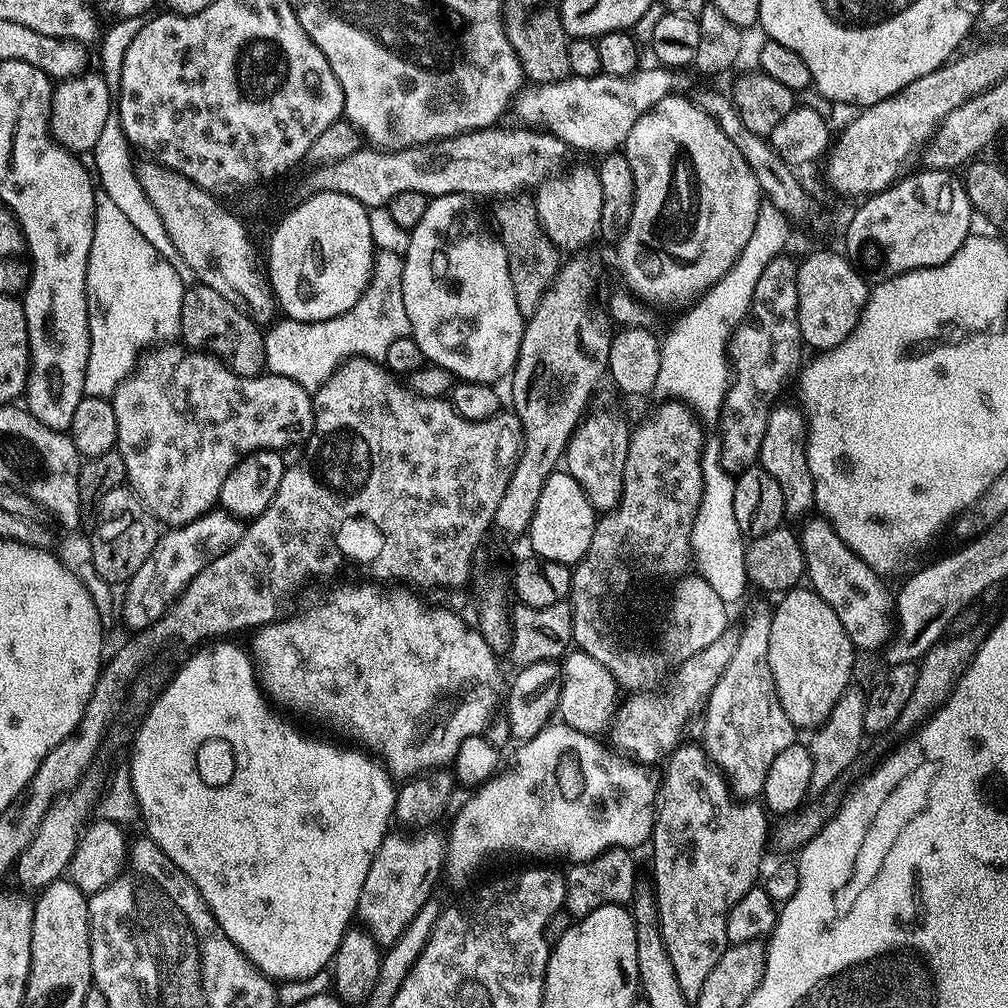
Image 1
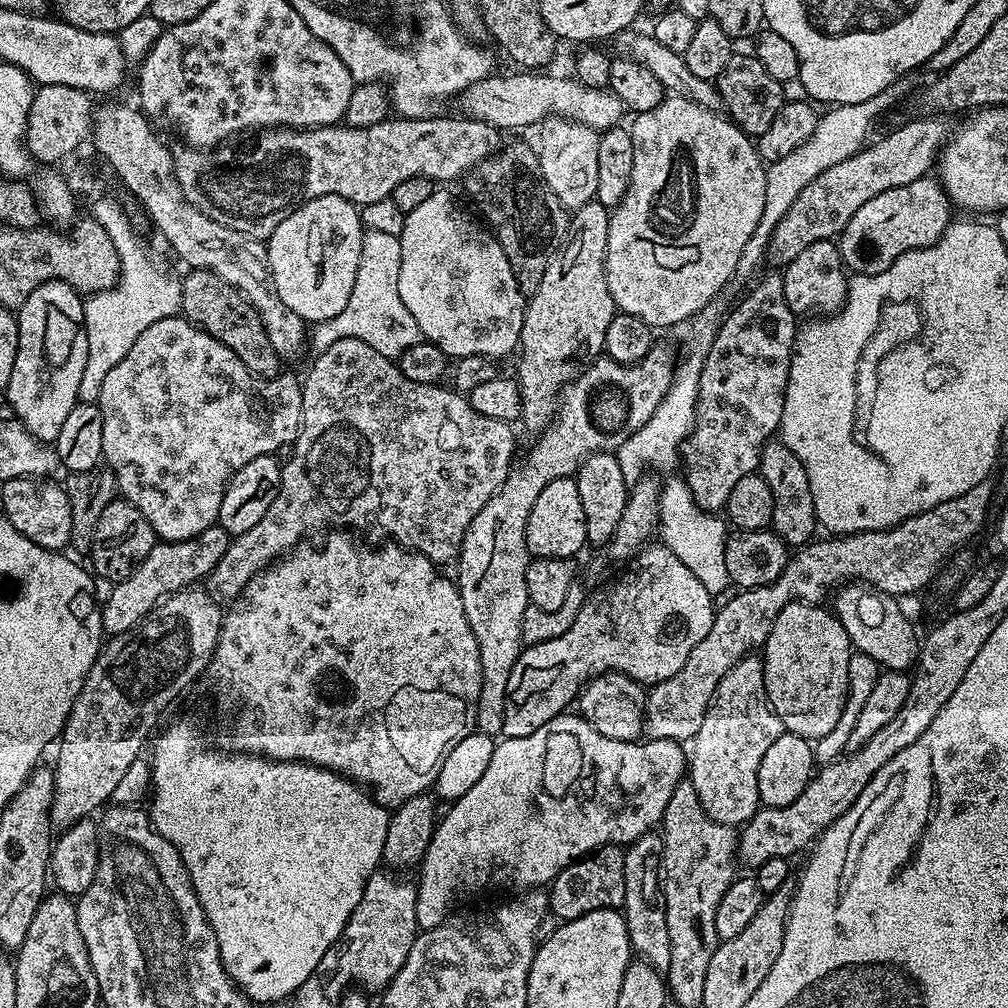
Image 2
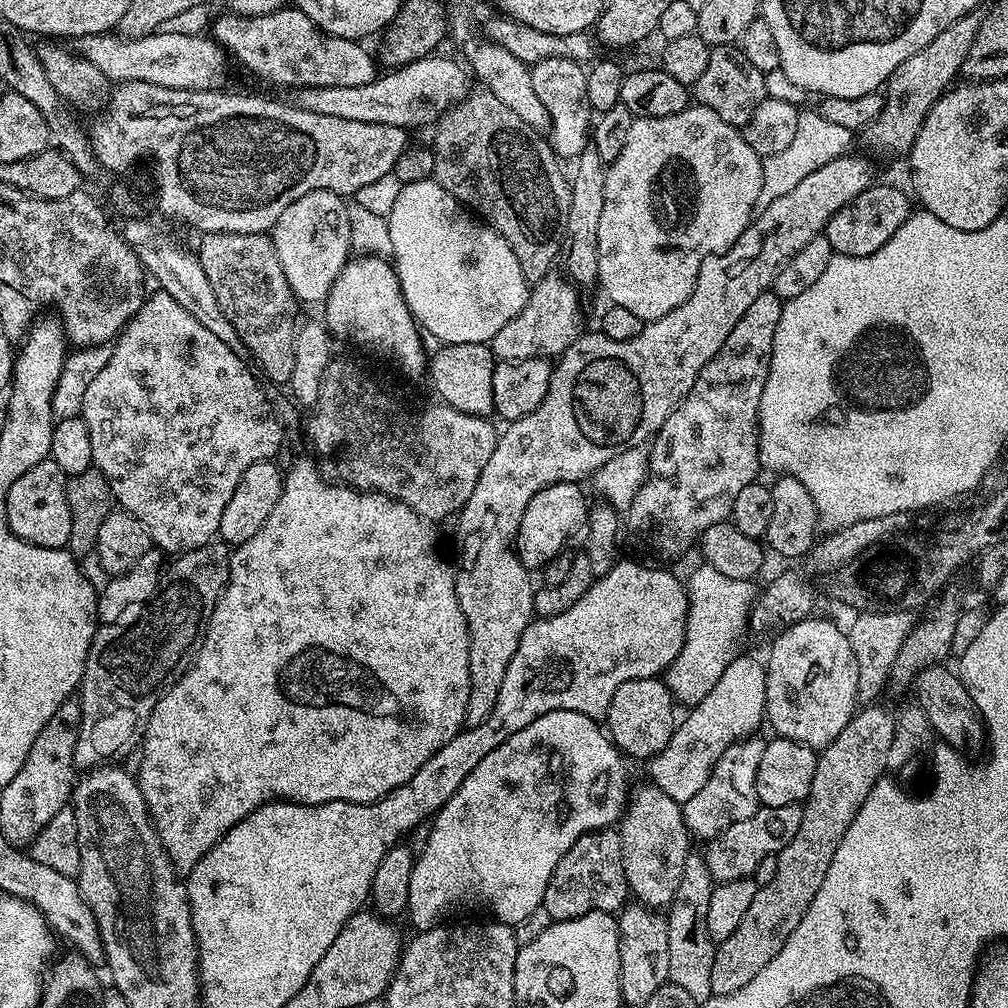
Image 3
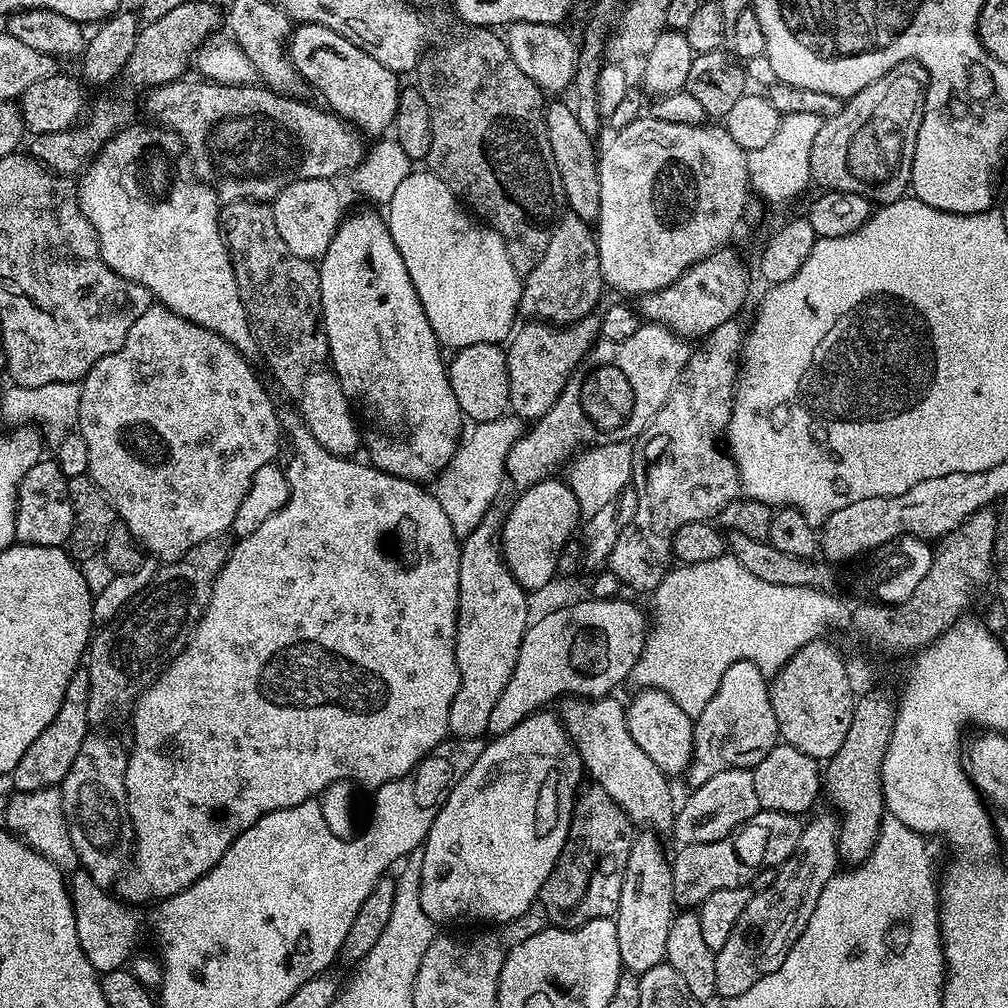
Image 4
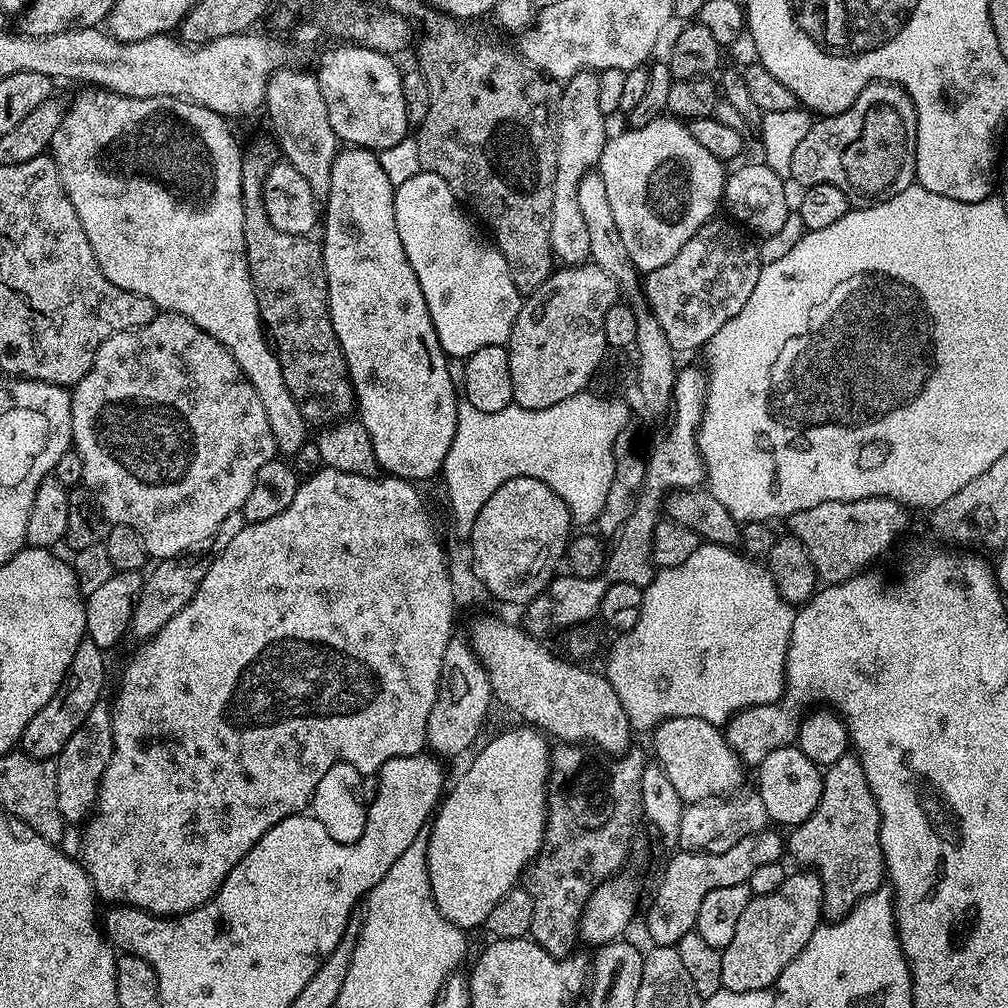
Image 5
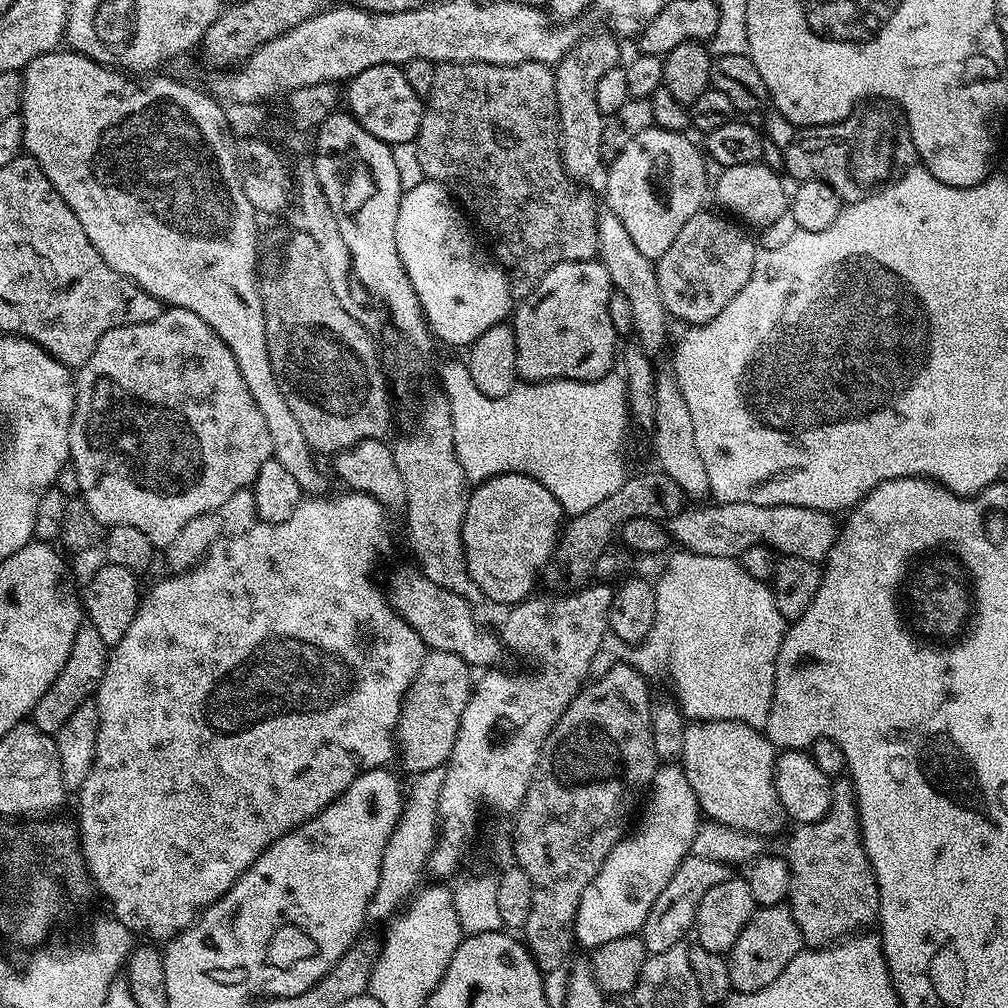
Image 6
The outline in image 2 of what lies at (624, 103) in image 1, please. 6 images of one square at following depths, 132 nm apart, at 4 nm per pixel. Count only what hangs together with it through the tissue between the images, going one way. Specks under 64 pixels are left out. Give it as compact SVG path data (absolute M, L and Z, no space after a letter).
M517 72L510 76L493 74L480 79L462 94L465 115L469 119L484 121L498 130L504 128L526 128L550 118L577 120L580 124L604 131L615 127L624 115L624 107L619 98L609 89L587 87L569 77L546 76L544 72Z

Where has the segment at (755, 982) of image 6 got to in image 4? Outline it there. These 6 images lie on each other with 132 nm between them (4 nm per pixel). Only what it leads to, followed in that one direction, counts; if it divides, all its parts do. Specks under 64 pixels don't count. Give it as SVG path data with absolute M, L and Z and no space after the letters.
M820 812L804 824L794 854L777 868L777 877L766 890L752 895L726 946L715 952L717 997L746 994L754 982L766 978L766 974L774 974L774 970L786 962L786 954L790 954L802 930L806 930L810 914L814 914L814 906L818 906L818 897L841 863L840 851L836 848L840 826L837 817L828 812Z

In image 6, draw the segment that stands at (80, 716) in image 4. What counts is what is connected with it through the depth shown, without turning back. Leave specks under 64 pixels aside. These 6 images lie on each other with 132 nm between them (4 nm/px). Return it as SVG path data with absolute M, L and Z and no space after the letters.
M81 623L78 634L74 634L74 646L70 646L70 658L66 658L66 666L62 666L50 690L46 690L46 694L42 694L42 698L34 706L30 720L38 726L38 730L49 734L62 730L66 718L70 718L70 714L74 714L74 710L78 710L82 702L95 697L96 687L102 682L102 674L106 674L109 651L110 645L102 642L98 630L94 630L92 624Z

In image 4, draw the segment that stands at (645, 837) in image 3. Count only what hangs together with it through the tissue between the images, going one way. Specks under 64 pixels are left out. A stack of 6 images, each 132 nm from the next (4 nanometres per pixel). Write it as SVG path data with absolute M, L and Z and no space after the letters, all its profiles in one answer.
M606 695L599 698L561 699L558 704L560 723L564 725L568 731L568 737L578 750L585 773L596 779L593 780L595 787L606 790L606 794L610 794L610 798L614 798L614 802L622 806L622 810L632 819L633 825L647 826L652 830L671 829L674 819L674 803L672 804L672 788L668 785L671 784L669 777L665 776L662 770L658 770L658 766L654 766L654 762L641 750L638 742L634 742L634 738L630 735L630 726L626 726L628 713L625 705L612 699L616 698Z

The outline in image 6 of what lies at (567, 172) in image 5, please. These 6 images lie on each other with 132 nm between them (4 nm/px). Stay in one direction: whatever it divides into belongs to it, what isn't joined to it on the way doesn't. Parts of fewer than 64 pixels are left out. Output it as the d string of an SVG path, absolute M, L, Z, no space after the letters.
M596 32L585 40L584 37L577 39L573 48L554 66L556 105L560 119L560 157L569 177L576 182L584 182L587 176L594 175L604 156L606 118L598 110L598 81L606 70L621 63L617 37L604 32Z

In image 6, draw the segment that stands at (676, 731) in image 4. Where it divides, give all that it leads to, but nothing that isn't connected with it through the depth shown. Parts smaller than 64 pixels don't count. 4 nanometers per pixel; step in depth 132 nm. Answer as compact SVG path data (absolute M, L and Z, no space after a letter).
M698 720L687 725L678 760L697 796L699 811L709 821L771 838L786 825L784 807L780 805L774 782L777 755L775 743L759 728L751 728L740 720Z

